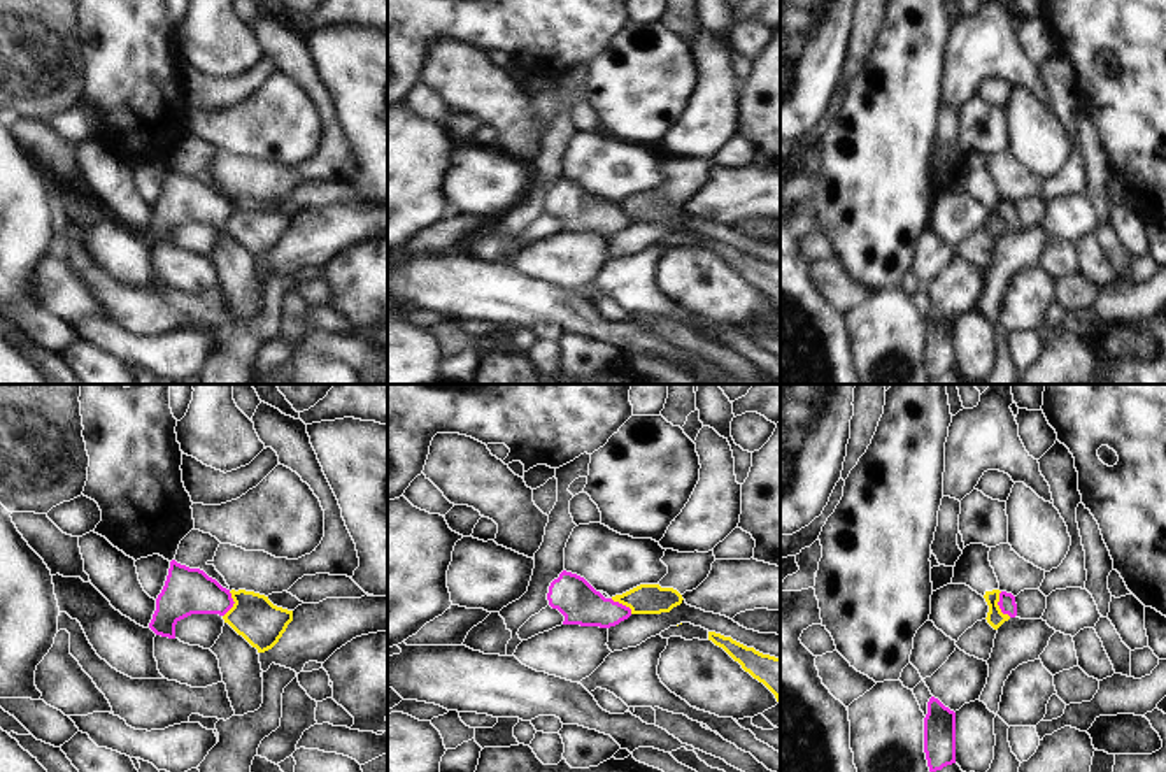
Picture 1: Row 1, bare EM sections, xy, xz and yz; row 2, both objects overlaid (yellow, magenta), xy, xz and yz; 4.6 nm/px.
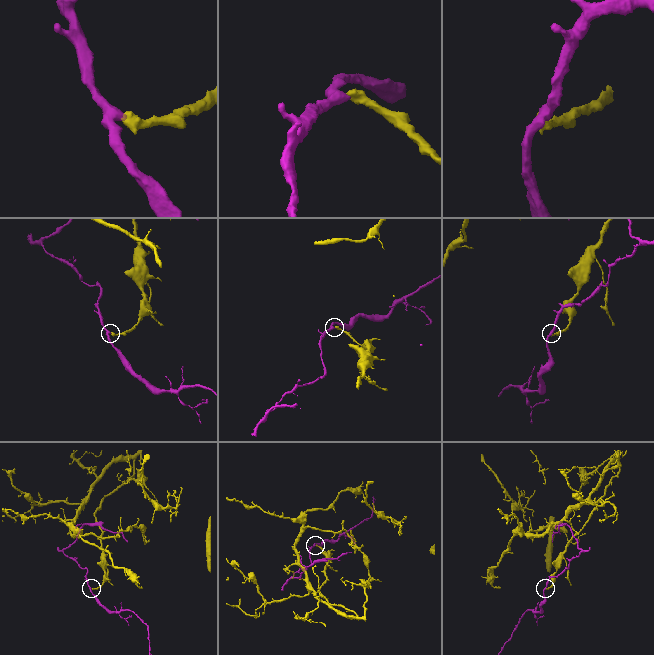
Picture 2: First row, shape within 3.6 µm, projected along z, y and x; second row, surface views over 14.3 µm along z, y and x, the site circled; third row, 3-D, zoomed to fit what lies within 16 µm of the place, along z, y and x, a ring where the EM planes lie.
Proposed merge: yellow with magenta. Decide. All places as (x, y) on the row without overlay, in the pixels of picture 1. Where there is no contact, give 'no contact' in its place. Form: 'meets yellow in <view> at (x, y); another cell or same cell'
meets yellow in yz at (998, 213); another cell

